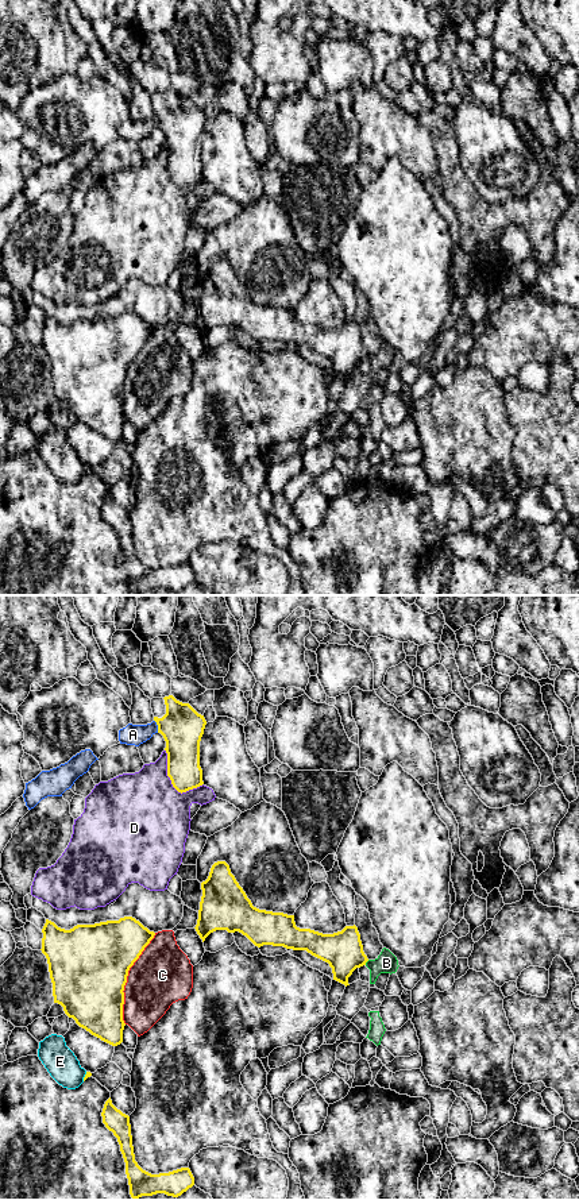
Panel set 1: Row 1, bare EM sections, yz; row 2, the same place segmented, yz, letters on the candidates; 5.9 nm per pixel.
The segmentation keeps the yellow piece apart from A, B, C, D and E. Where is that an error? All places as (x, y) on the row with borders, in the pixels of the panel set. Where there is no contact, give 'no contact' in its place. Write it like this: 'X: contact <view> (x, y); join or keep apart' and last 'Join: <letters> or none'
A: contact yz (158, 726); keep apart
B: contact yz (366, 961); keep apart
C: contact yz (126, 979); keep apart
D: contact yz (172, 783); keep apart
E: contact yz (85, 1076); keep apart
Join: none

